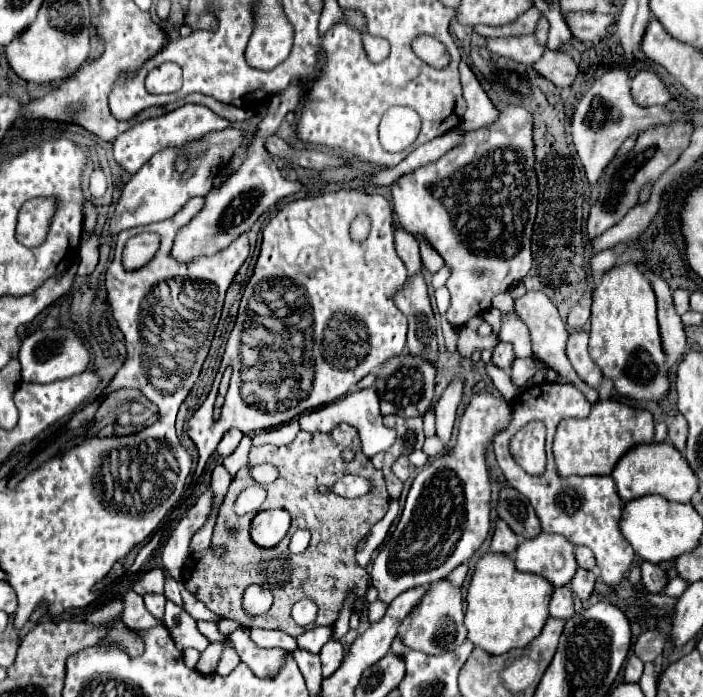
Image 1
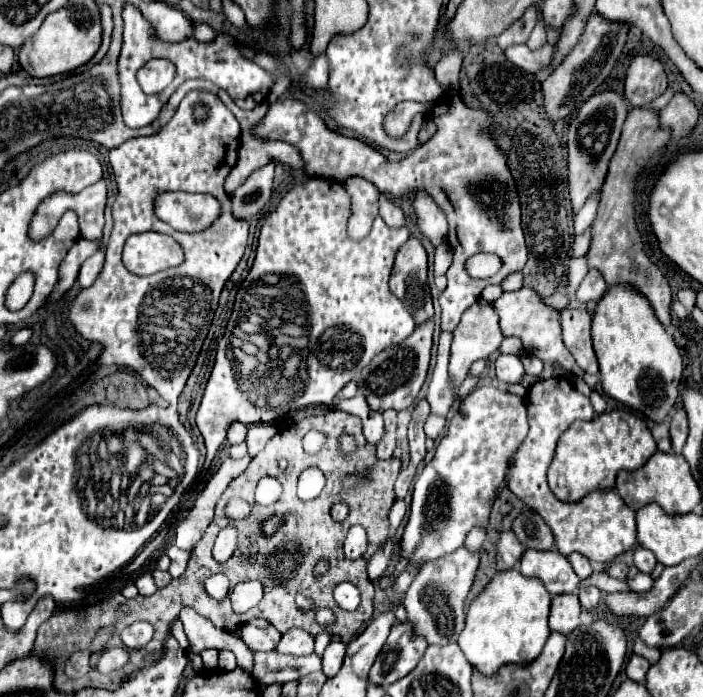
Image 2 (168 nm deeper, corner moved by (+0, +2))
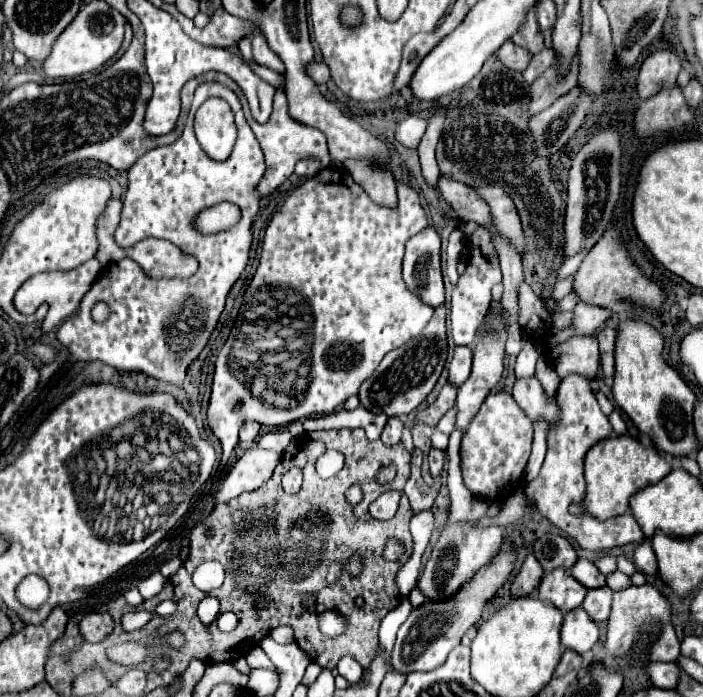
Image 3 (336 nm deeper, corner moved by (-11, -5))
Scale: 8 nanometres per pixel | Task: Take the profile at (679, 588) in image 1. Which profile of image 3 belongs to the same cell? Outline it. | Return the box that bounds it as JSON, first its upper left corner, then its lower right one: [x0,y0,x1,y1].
[606,570,632,590]

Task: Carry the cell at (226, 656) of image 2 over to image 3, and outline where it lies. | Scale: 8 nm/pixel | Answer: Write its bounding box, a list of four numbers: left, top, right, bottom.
[245,646,277,673]

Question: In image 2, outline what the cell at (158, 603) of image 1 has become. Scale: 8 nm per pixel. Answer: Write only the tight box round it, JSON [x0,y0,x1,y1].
[135,571,157,595]

